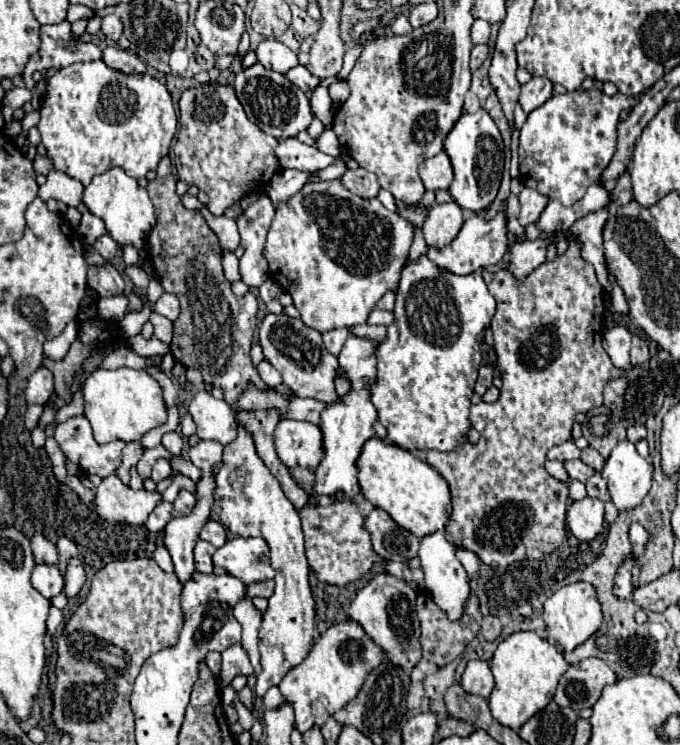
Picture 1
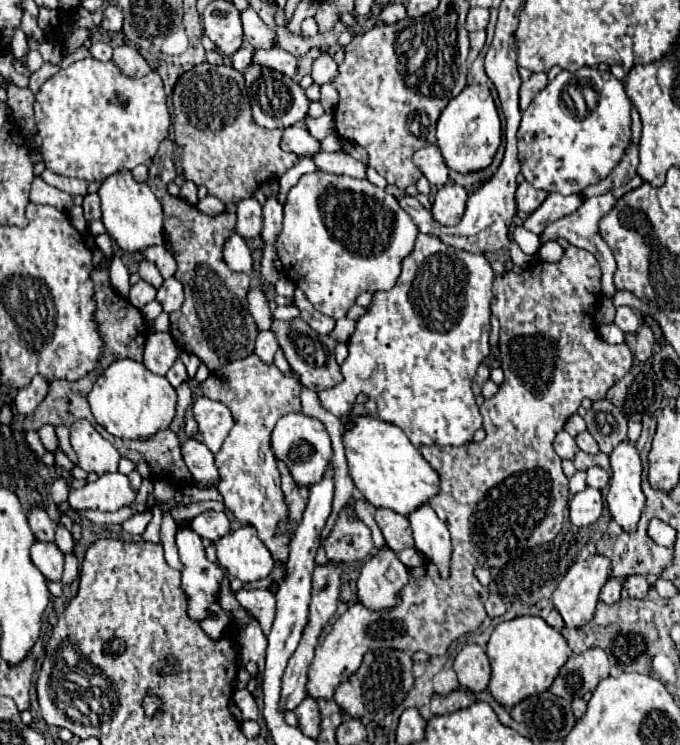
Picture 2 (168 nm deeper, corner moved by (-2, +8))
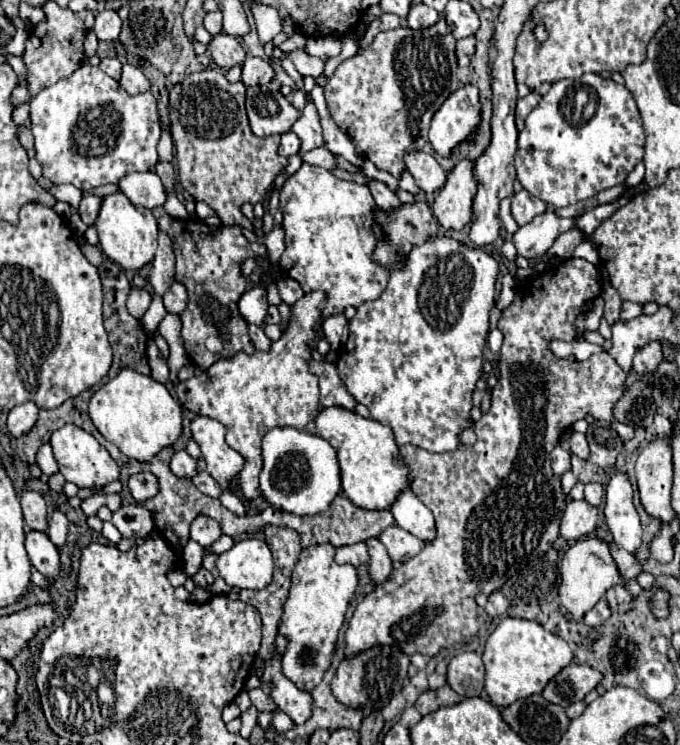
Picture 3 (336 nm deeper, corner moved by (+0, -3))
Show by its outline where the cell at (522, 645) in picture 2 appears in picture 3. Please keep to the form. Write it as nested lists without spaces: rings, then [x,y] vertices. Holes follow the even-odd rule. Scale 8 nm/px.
[[[506,617],[486,641],[482,655],[486,665],[484,689],[494,705],[508,707],[516,699],[526,699],[534,693],[540,693],[546,683],[572,661],[572,657],[574,655],[568,643],[562,637],[544,631],[536,621]]]

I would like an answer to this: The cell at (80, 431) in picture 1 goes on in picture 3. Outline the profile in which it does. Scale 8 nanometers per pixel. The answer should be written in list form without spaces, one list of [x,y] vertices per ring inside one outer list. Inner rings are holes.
[[[68,423],[52,433],[50,445],[54,451],[54,457],[58,461],[60,473],[66,477],[66,481],[78,485],[78,487],[102,487],[110,481],[118,479],[118,465],[110,457],[110,453],[84,429]]]

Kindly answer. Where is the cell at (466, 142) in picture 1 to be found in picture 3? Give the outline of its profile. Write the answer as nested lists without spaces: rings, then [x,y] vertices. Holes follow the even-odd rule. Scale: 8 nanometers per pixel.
[[[472,83],[458,87],[434,113],[428,139],[434,151],[448,157],[450,151],[464,139],[470,139],[480,123],[478,89]]]

